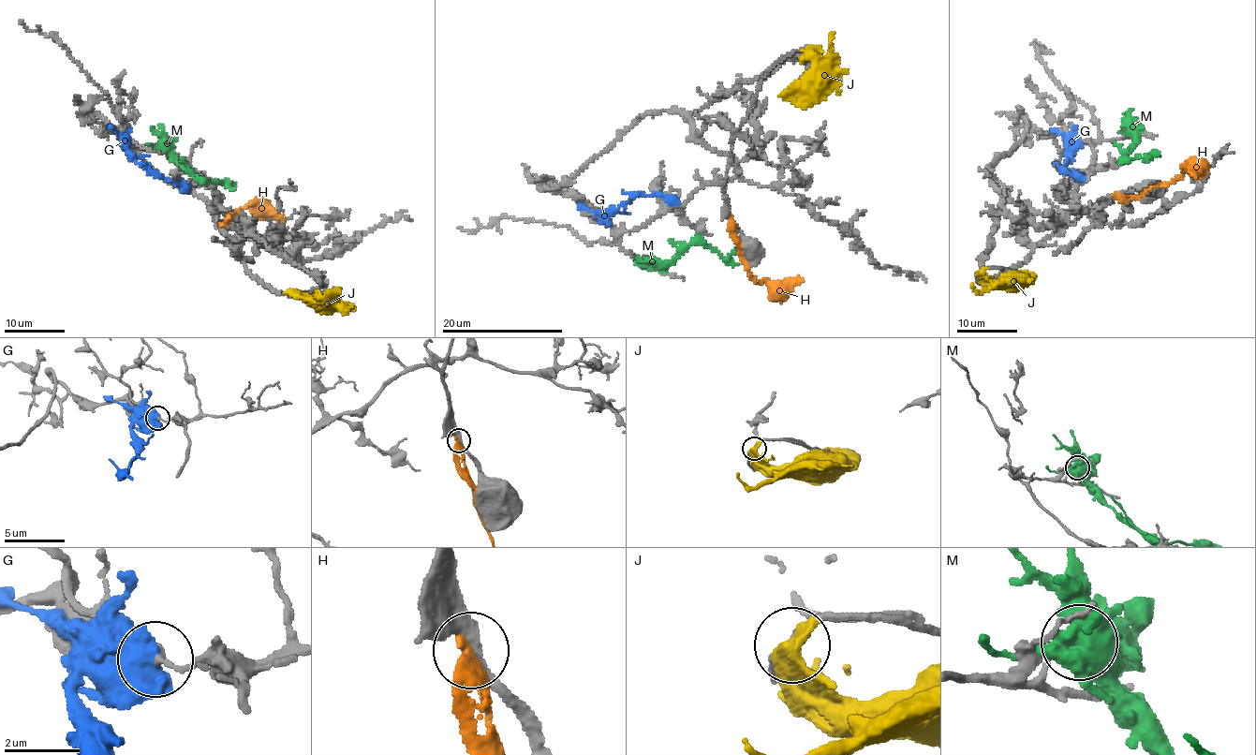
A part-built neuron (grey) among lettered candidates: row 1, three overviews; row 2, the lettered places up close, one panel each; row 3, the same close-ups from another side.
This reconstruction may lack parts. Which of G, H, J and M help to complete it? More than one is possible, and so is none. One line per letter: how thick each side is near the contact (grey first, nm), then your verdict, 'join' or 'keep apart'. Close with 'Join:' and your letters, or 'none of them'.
G: 240 nm thick on the grey side, 900 nm on the other; keep apart
H: 320 nm thick on the grey side, 440 nm on the other; keep apart
J: 180 nm thick on the grey side, 440 nm on the other; keep apart
M: 140 nm thick on the grey side, 550 nm on the other; keep apart
Join: none of them

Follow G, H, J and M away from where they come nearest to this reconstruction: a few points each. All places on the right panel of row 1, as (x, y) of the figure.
G: (1079, 140), (1073, 140), (1068, 145), (1069, 157), (1063, 168), (1083, 179)
H: (1116, 194), (1140, 196), (1156, 185), (1168, 185), (1190, 164), (1193, 171), (1191, 175)
J: (981, 273), (990, 282), (1002, 283), (1012, 278), (1026, 279), (1031, 273)
M: (1132, 127), (1136, 140), (1126, 155), (1129, 160), (1159, 154)

